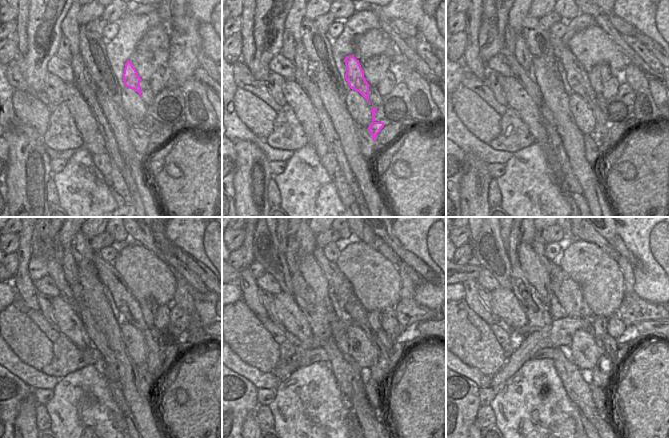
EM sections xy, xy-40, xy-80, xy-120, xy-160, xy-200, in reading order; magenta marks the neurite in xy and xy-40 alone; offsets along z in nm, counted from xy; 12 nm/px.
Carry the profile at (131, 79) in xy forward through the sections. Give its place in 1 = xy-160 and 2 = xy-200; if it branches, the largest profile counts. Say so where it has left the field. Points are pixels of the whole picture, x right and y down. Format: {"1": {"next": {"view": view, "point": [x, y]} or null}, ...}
{"1": {"next": {"view": "xy-160", "point": [353, 308]}}, "2": {"next": {"view": "xy-200", "point": [603, 371]}}}

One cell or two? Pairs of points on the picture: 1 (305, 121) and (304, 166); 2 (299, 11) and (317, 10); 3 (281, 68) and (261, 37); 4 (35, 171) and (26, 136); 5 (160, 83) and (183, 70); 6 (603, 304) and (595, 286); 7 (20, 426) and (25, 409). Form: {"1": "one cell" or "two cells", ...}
{"1": "two cells", "2": "two cells", "3": "two cells", "4": "one cell", "5": "two cells", "6": "one cell", "7": "one cell"}

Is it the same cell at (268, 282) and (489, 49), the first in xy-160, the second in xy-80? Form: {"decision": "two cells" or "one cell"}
{"decision": "two cells"}

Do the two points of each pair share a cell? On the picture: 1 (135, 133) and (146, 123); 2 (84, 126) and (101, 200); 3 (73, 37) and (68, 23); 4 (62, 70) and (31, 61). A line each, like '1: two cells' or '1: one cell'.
1: two cells
2: two cells
3: one cell
4: two cells

